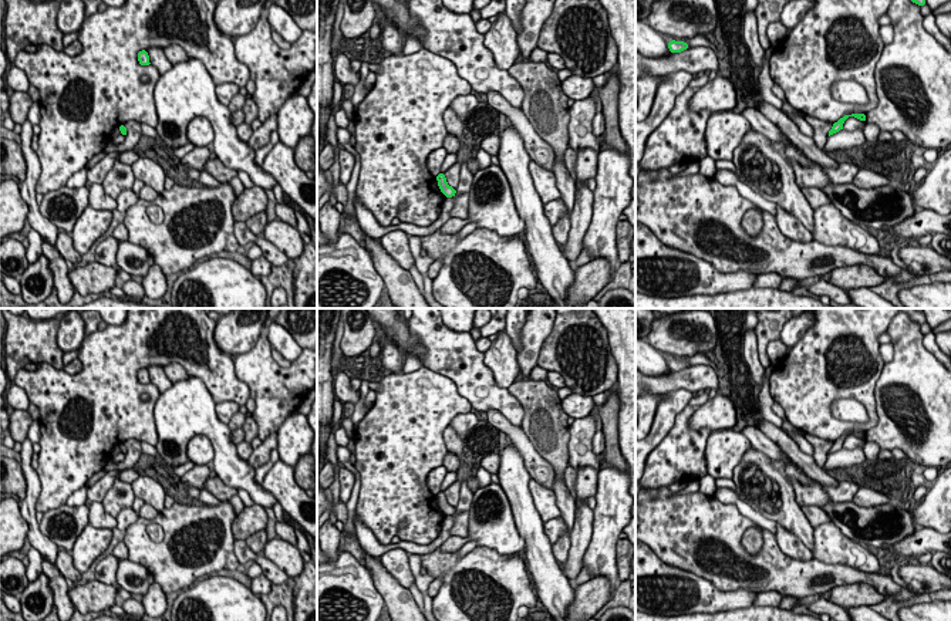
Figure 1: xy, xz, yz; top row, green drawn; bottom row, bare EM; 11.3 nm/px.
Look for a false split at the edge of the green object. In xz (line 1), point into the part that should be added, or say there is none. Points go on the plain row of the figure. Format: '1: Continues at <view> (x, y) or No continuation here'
1: No continuation here

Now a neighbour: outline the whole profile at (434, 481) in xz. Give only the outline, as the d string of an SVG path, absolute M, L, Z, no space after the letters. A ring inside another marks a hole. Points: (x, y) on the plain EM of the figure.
M439 466L439 468L435 468L432 469L429 473L428 473L428 477L426 477L426 485L431 490L432 495L438 495L441 490L441 485L442 485L442 480L444 477L446 476L446 469L445 466Z

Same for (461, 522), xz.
M469 512L453 513L453 526L451 527L451 536L468 537Z

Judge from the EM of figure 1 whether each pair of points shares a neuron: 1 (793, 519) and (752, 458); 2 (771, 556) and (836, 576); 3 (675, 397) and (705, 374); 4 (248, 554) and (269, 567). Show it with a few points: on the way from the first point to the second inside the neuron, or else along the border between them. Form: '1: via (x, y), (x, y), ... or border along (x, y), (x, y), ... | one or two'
1: via (782, 503), (781, 488), (768, 473) | one
2: via (786, 571), (820, 573) | one
3: border along (664, 392), (687, 388), (692, 394) | two
4: via (253, 557), (263, 563) | one

